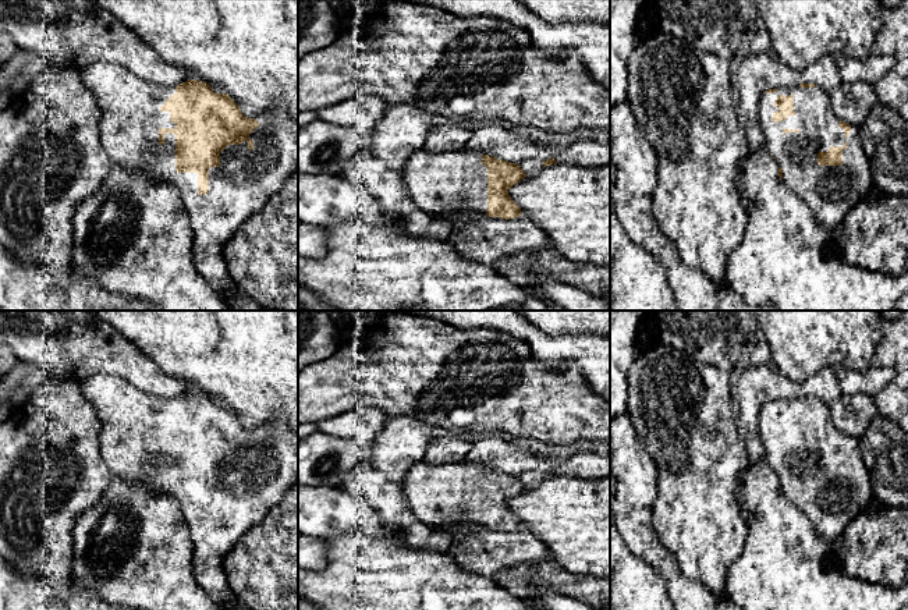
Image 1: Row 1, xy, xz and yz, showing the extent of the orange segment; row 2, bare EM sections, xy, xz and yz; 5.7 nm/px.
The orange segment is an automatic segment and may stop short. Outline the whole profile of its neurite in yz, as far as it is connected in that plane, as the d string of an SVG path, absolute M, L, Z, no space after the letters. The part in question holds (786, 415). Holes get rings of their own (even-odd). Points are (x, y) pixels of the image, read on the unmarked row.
M802 394L766 402L758 429L765 458L778 478L783 496L811 519L819 538L836 543L873 497L859 440L834 428L829 405L820 398Z

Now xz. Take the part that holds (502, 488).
M471 462L411 467L402 490L415 517L440 531L441 525L469 519L504 532L522 528L508 501L525 490L519 476Z

